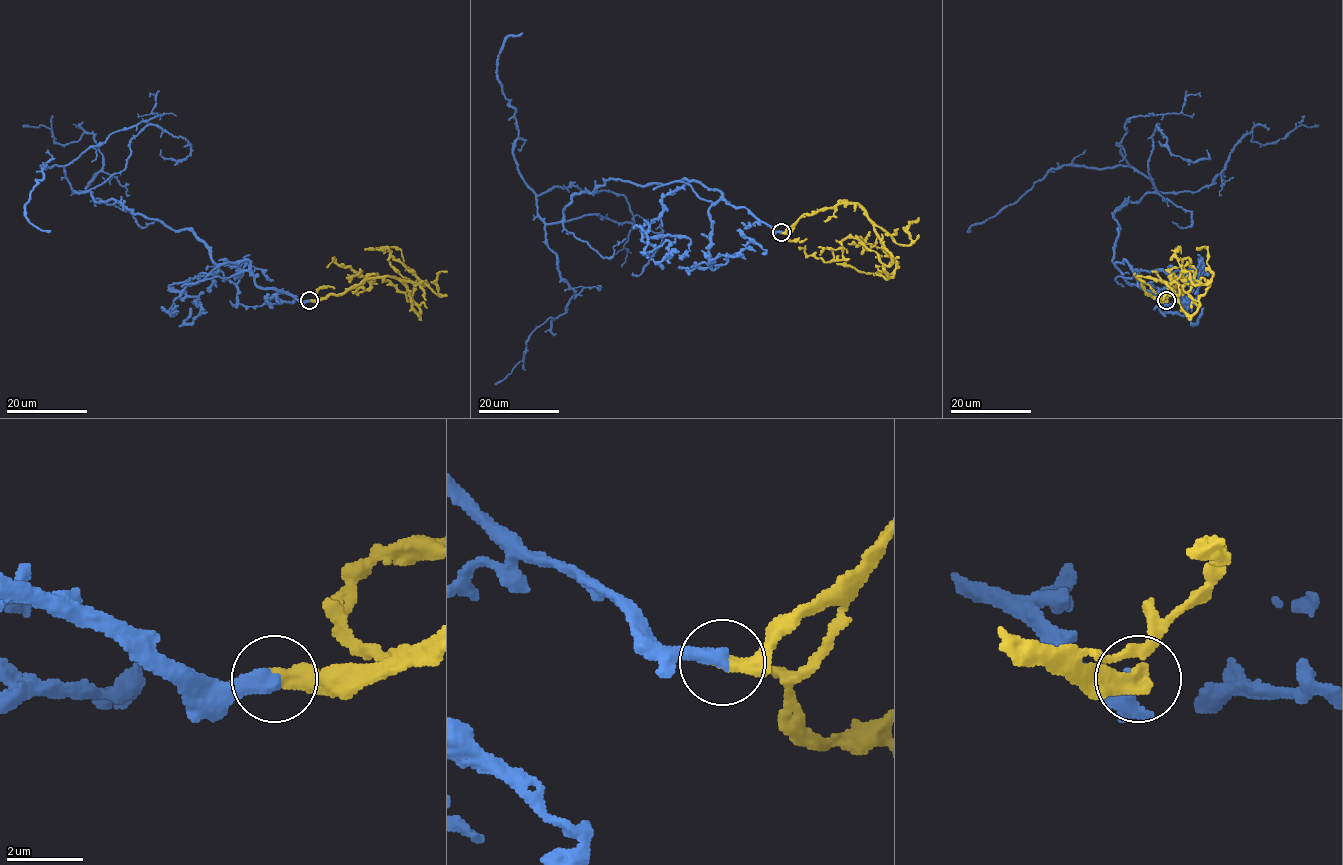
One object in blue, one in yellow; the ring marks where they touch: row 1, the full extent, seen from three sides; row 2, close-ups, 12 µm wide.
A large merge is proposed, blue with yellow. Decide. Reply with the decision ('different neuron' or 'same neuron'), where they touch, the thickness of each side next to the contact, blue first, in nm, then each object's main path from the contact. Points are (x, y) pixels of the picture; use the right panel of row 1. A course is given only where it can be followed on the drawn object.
same neuron | (1166, 300) | 440/440 nm | blue via (1166, 300), (1112, 261), (1113, 214), (1157, 192), (1128, 166), (1051, 168), (967, 231) | yellow via (1167, 300), (1138, 276), (1165, 282), (1189, 314), (1199, 303), (1172, 275), (1192, 283), (1196, 270), (1182, 267)

